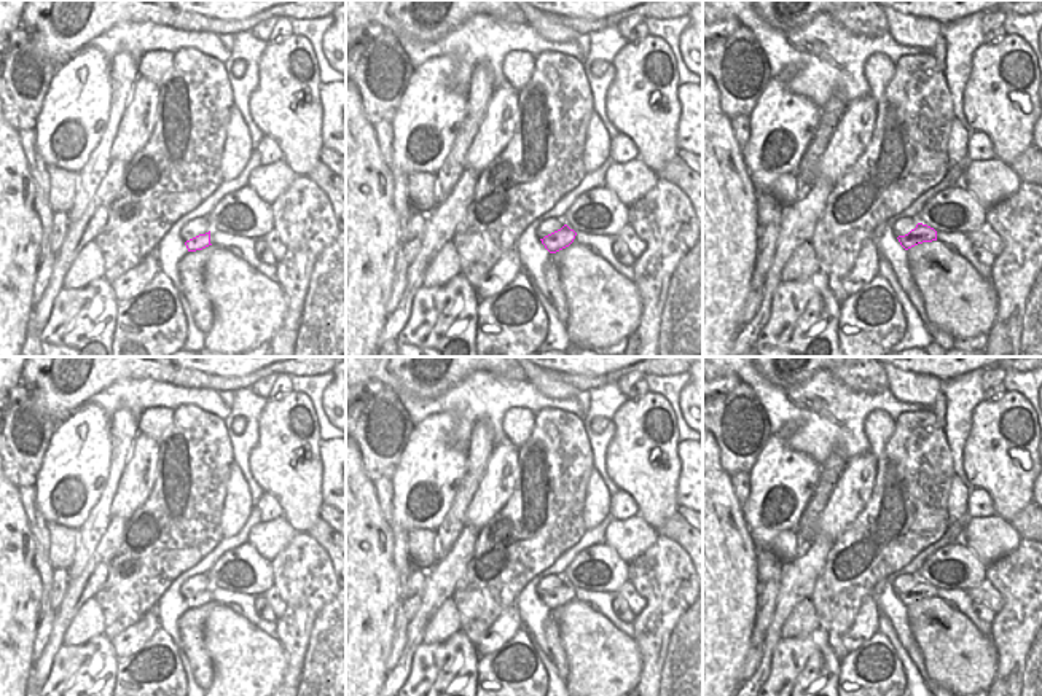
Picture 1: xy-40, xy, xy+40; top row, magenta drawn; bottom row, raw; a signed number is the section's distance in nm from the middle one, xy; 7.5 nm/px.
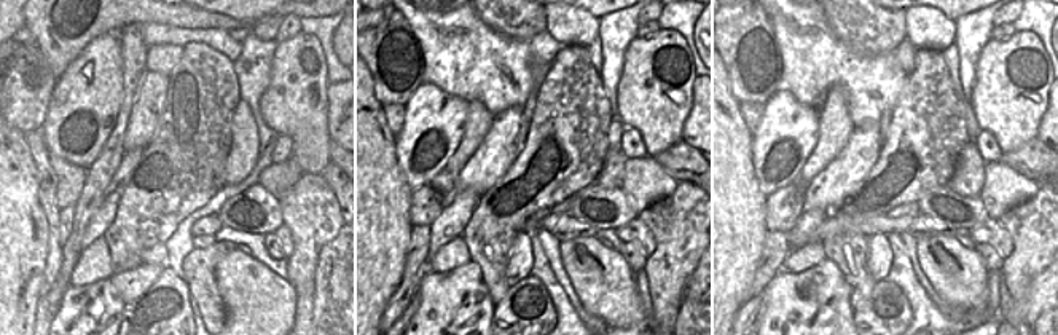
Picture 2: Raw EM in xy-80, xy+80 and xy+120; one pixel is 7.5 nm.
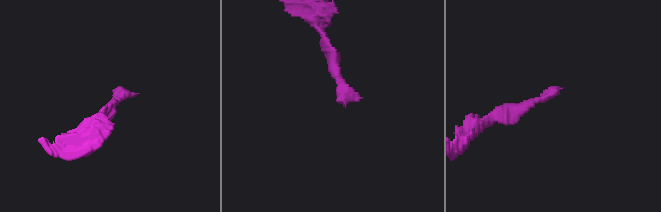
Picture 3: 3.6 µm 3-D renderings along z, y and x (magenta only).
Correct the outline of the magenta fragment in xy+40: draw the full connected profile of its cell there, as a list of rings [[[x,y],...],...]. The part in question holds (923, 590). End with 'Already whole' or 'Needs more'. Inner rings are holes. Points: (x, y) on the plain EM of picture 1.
[[[918,580],[915,586],[897,596],[900,602],[908,607],[918,600],[937,597],[937,588],[927,581]]]. Already whole

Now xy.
[[[564,581],[561,586],[545,592],[540,597],[550,610],[556,610],[569,604],[574,599],[575,592],[577,589]]]. Already whole

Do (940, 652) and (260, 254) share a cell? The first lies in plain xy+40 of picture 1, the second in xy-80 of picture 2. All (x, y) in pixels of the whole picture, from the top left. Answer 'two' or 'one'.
two

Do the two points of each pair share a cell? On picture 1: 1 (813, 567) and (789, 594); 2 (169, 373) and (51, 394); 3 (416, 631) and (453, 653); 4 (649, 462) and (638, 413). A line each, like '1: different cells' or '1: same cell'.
1: same cell
2: same cell
3: different cells
4: same cell

